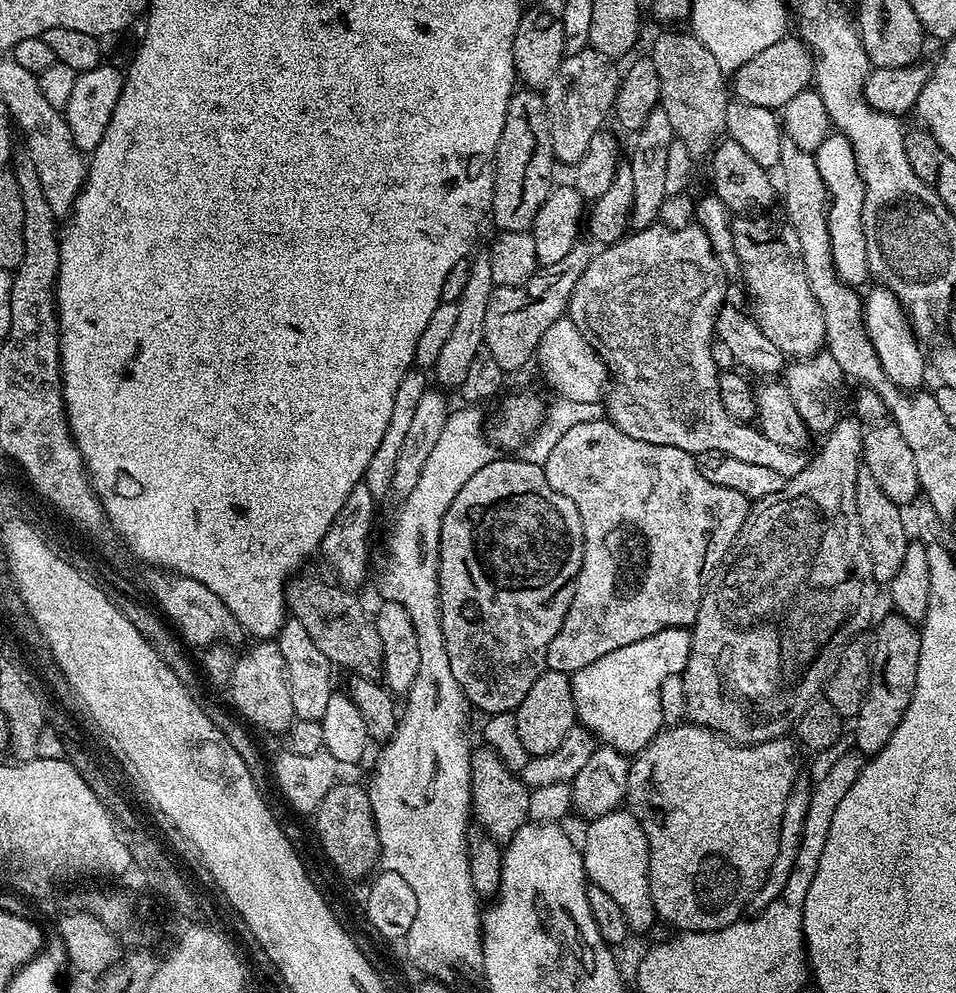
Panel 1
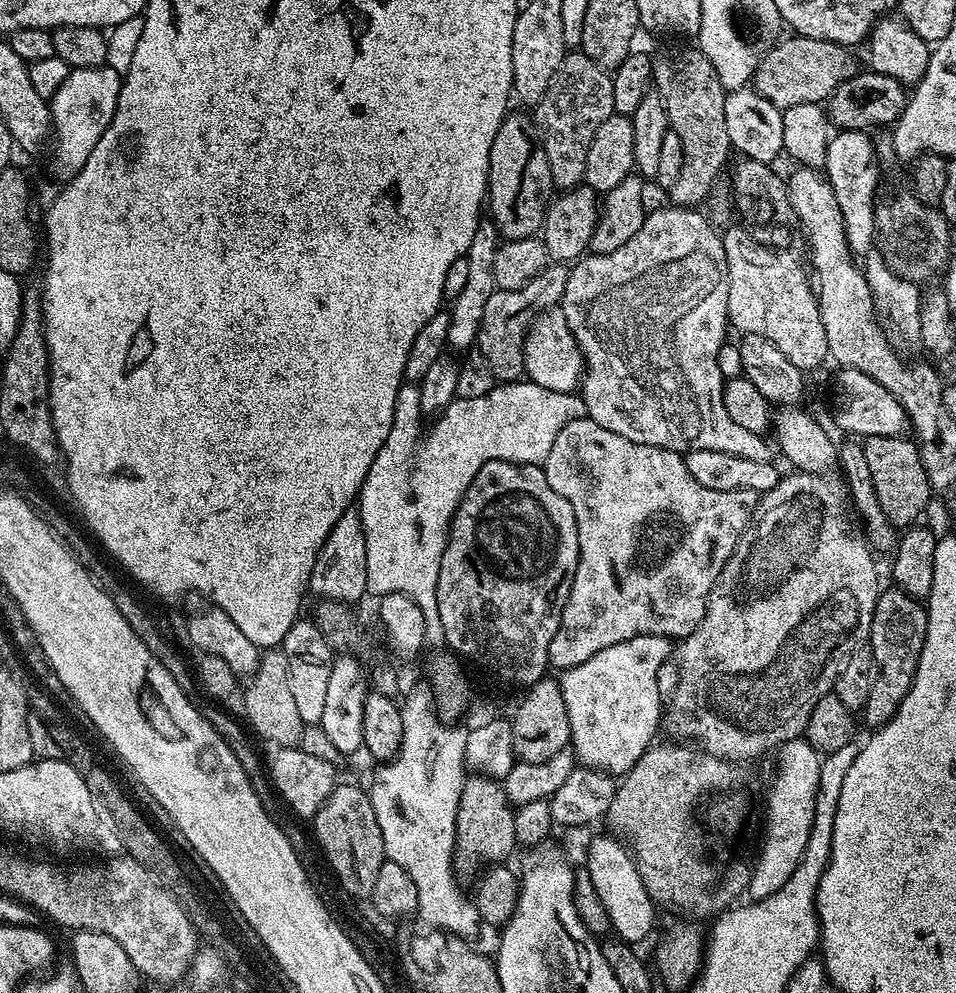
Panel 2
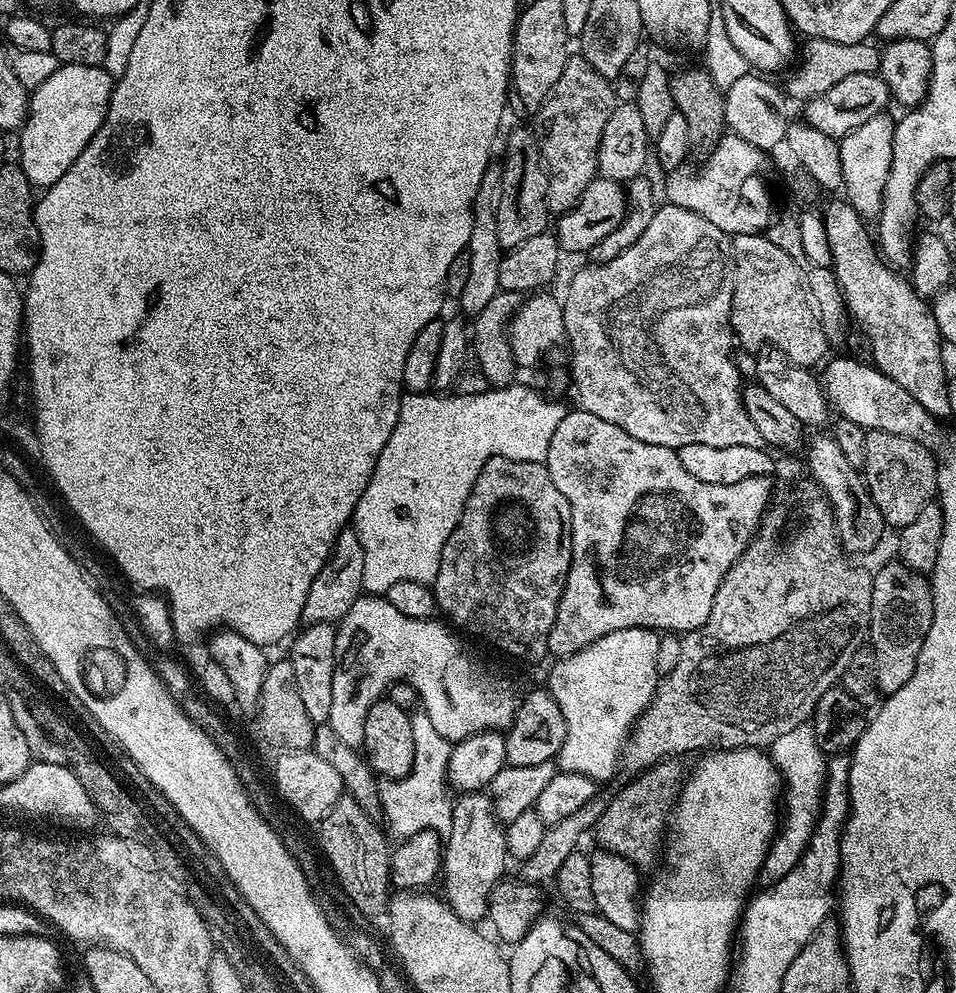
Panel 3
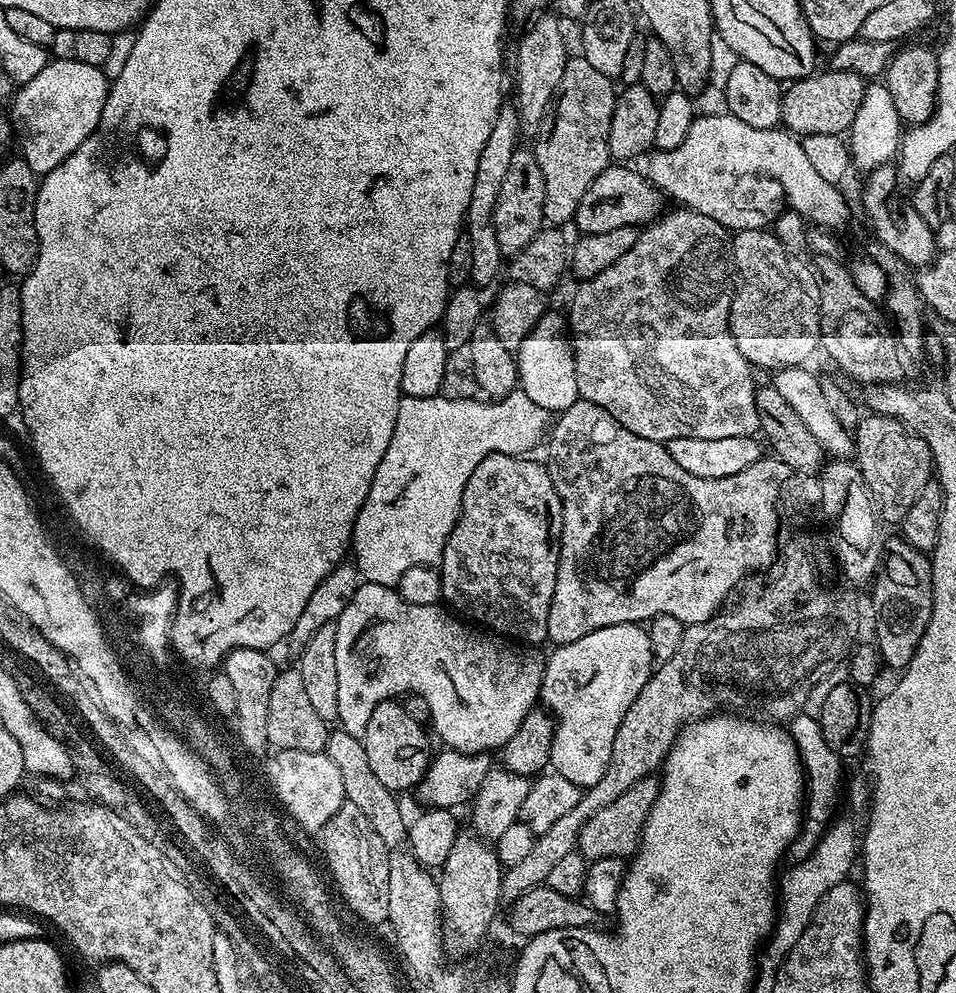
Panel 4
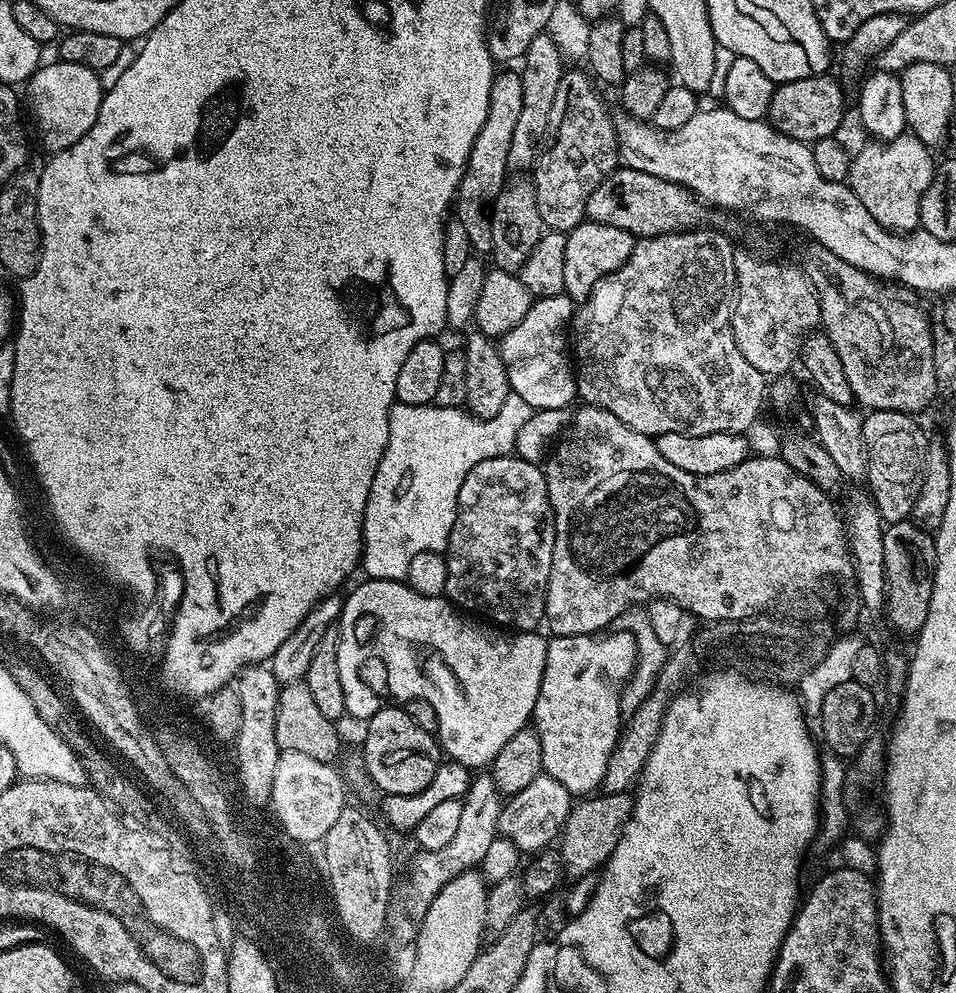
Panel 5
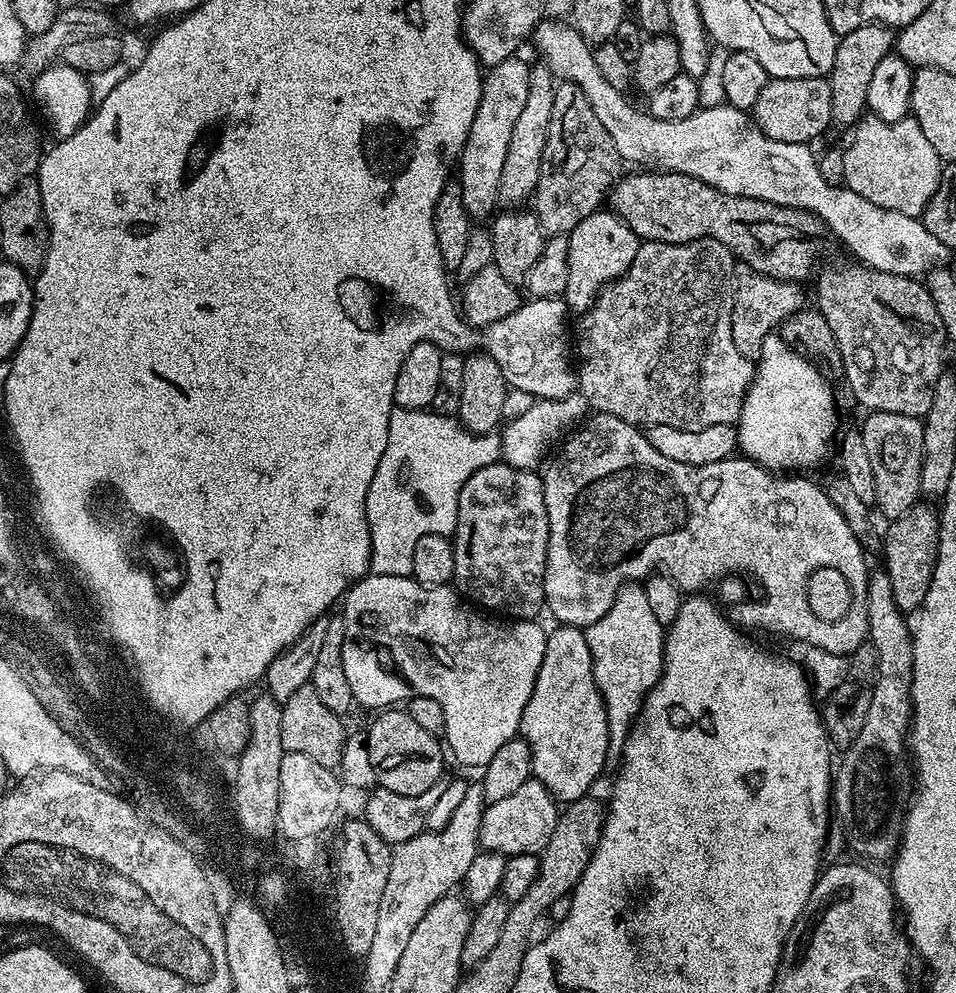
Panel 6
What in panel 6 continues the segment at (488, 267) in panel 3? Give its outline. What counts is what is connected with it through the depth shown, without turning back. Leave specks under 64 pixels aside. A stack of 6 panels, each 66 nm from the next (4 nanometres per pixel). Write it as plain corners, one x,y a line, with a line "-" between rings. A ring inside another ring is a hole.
511,58
487,69
482,98
478,102
470,134
460,152
458,183
462,190
462,202
472,218
491,217
498,208
502,165
506,162
506,150
510,150
510,134
514,134
514,122
518,122
522,114
526,106
526,94
530,90
529,65
518,59

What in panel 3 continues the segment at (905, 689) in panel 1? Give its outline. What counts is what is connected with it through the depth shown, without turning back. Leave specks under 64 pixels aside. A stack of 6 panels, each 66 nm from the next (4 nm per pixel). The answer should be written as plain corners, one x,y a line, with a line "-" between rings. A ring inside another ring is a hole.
896,558
875,569
866,640
874,654
876,688
879,691
891,694
910,682
910,674
914,674
918,666
918,654
922,654
922,642
926,642
933,618
932,586
927,575
908,568

